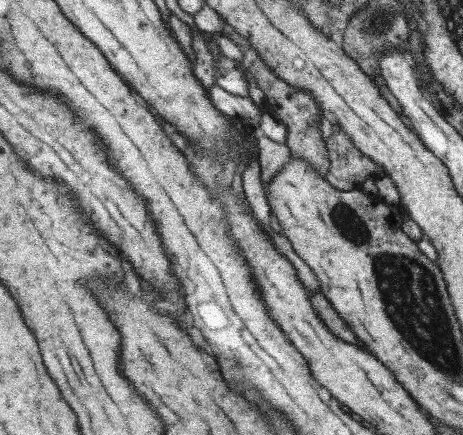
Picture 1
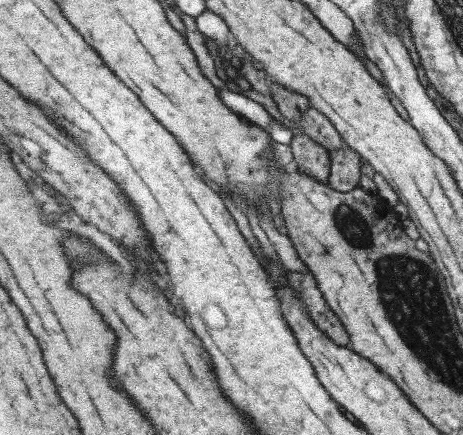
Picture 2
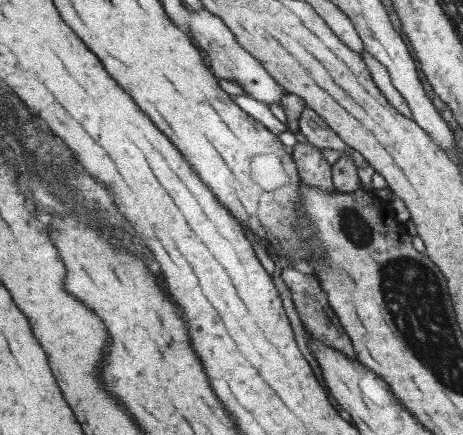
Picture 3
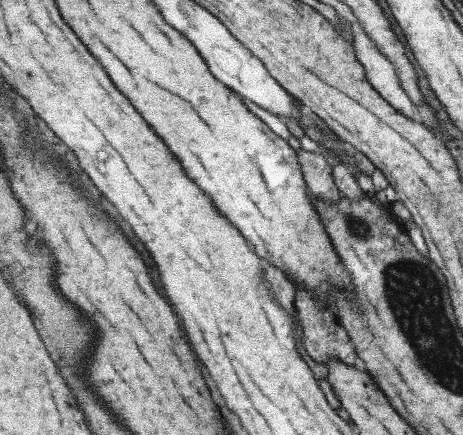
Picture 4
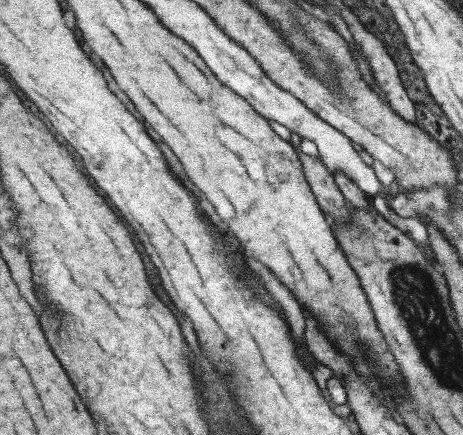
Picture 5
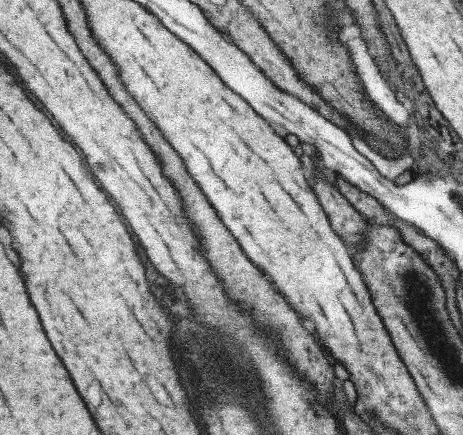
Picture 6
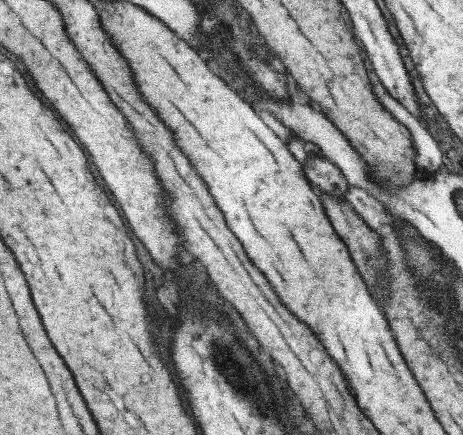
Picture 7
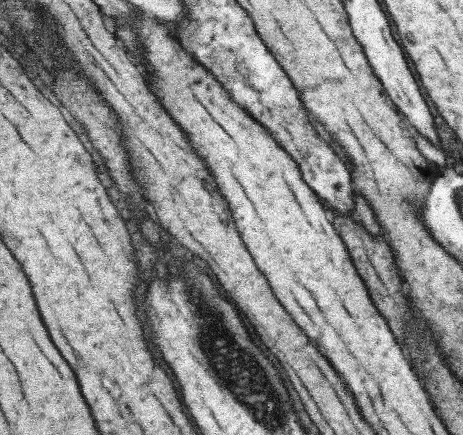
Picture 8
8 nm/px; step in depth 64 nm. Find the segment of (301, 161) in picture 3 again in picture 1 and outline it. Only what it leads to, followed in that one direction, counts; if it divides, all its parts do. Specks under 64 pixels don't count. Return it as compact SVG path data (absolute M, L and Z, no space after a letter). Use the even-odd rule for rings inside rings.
M223 21L223 35L242 51L242 66L252 74L256 84L264 93L264 98L266 99L266 105L263 108L264 112L278 119L287 128L285 144L291 152L306 158L325 177L329 172L332 160L330 159L328 144L323 140L323 134L321 134L319 118L325 116L326 113L324 110L321 110L321 106L315 100L314 94L283 80L266 63L266 60L263 60L262 54L252 47L249 40L239 36L239 32L235 32L235 28L231 28L227 21Z

